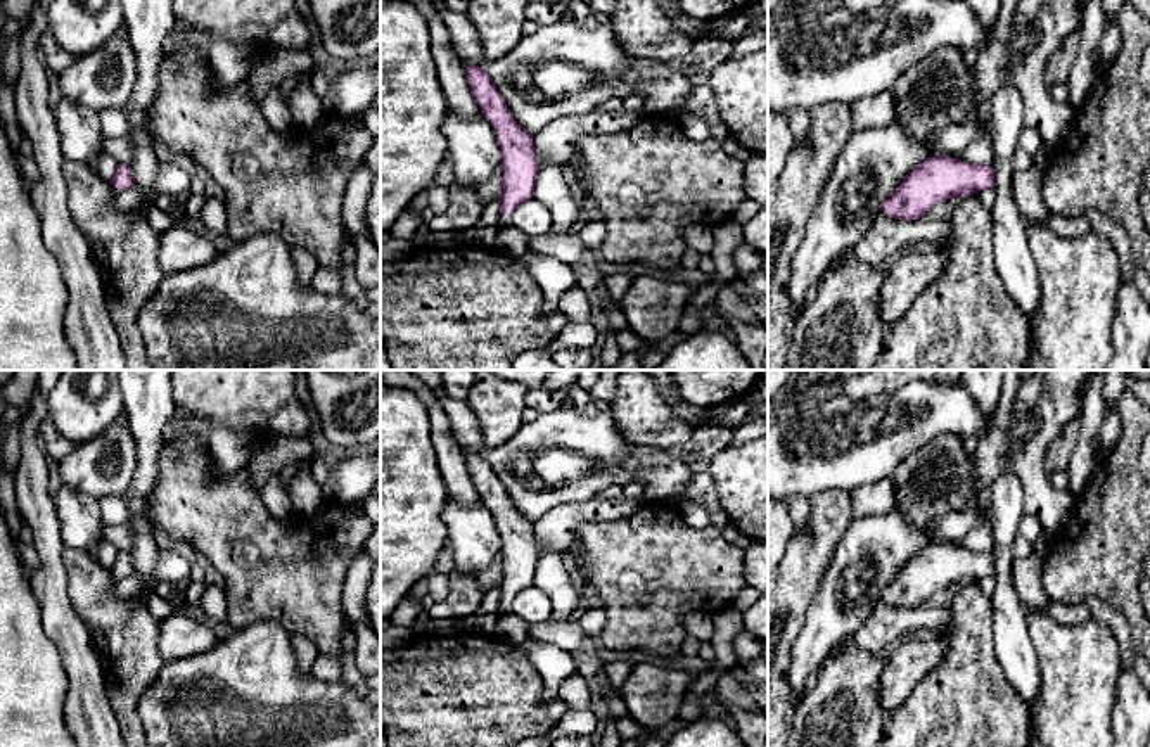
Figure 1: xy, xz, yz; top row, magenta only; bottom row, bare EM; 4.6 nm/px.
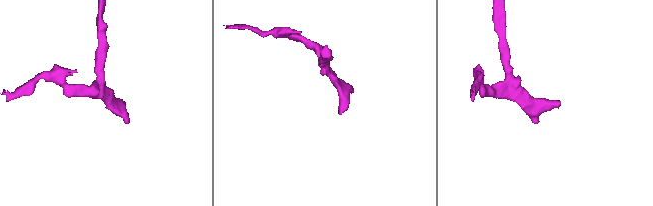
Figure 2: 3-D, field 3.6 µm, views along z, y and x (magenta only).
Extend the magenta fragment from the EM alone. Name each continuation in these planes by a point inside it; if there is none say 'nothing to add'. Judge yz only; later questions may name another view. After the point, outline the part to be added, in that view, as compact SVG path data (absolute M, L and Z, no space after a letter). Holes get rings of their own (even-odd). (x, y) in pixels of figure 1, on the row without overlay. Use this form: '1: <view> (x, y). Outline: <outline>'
nothing to add

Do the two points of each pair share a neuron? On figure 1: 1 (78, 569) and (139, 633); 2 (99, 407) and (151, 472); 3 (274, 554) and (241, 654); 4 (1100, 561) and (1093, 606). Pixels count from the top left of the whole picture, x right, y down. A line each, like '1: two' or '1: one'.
1: one
2: two
3: two
4: two

